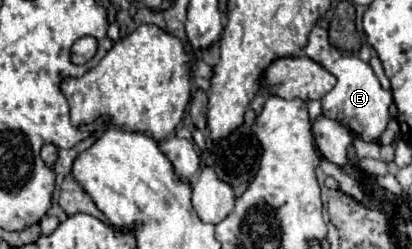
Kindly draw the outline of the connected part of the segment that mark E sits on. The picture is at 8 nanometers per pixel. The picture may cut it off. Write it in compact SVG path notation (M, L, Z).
M313 26L307 44L303 46L303 54L309 56L311 60L319 62L327 72L331 72L337 78L337 86L333 90L329 90L323 98L321 98L321 110L327 118L347 126L357 138L361 138L363 142L371 144L377 142L379 136L385 132L387 122L391 118L389 114L389 106L393 102L391 92L385 92L373 72L373 68L363 62L361 58L353 56L353 54L343 54L339 52L329 40L327 40L327 32L321 26Z

